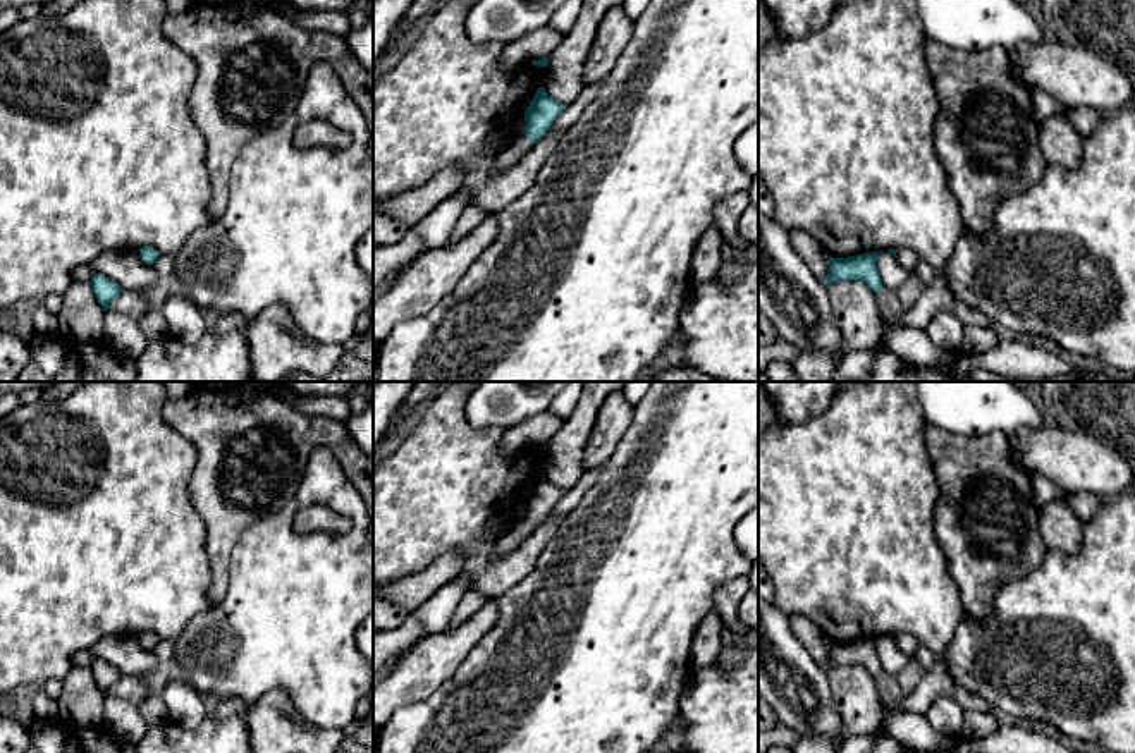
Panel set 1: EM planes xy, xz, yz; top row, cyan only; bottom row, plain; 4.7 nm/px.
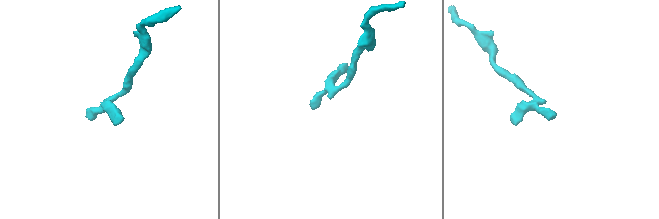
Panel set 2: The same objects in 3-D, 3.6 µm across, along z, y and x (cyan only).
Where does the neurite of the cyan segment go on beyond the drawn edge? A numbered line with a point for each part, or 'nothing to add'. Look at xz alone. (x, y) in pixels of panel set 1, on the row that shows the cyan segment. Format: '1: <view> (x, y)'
1: xz (511, 153)

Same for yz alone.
1: yz (907, 258)

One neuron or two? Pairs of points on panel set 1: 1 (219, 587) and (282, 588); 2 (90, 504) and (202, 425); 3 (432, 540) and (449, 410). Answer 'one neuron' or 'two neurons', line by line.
1: two neurons
2: two neurons
3: one neuron

